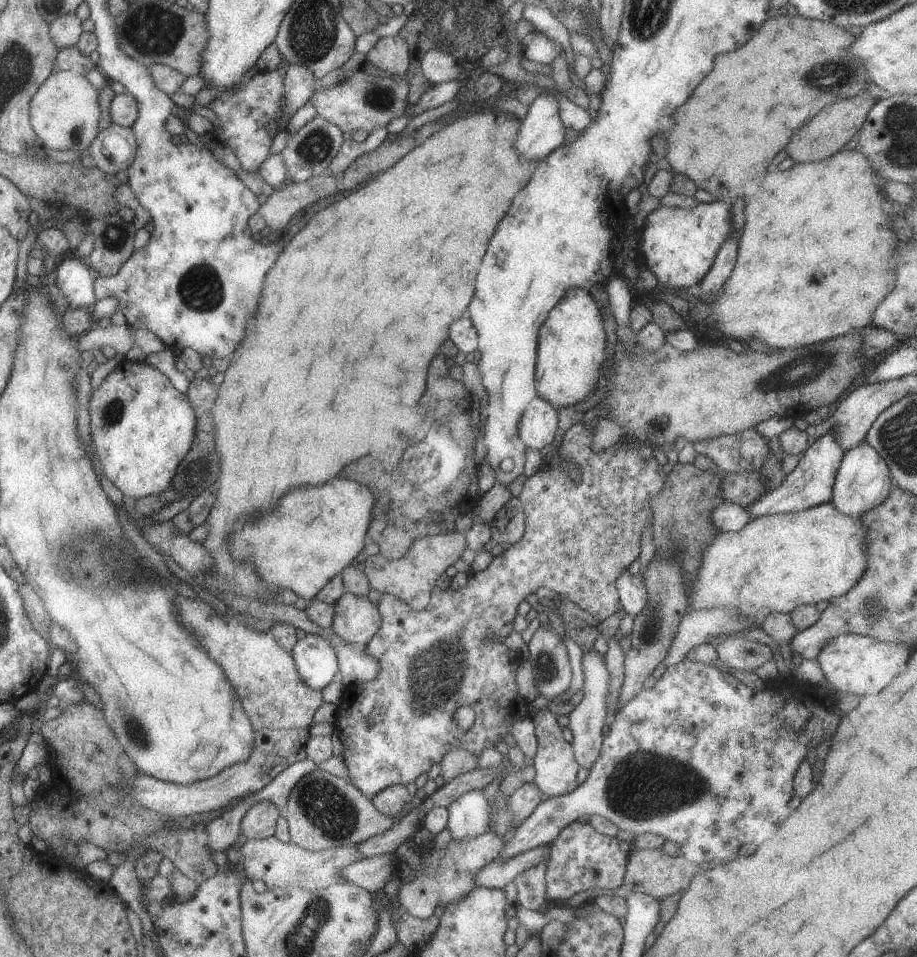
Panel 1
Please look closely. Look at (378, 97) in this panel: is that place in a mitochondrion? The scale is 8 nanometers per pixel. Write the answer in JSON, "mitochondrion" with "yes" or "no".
{"mitochondrion":"yes"}

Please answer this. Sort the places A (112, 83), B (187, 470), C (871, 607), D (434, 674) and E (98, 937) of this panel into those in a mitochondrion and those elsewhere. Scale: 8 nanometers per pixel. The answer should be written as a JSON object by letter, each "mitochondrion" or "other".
{"A":"other","B":"other","C":"mitochondrion","D":"mitochondrion","E":"other"}

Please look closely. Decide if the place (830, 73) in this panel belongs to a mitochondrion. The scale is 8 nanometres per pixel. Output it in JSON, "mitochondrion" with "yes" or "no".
{"mitochondrion":"yes"}

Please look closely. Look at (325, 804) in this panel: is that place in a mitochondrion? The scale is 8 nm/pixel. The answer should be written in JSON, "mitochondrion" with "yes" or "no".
{"mitochondrion":"yes"}

